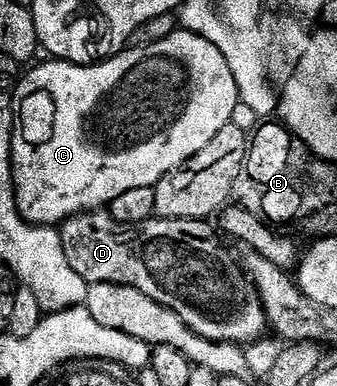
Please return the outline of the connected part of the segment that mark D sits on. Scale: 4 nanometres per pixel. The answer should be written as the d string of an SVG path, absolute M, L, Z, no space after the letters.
M87 212L77 214L74 218L61 223L60 233L64 244L64 256L68 256L72 272L76 272L76 276L80 276L86 283L103 282L136 288L144 292L144 296L152 296L156 304L164 304L164 308L176 312L176 316L180 316L180 320L184 320L184 324L188 324L188 328L192 328L196 336L204 336L204 340L235 344L256 342L268 330L262 301L252 289L235 255L233 258L218 243L219 235L213 225L209 226L210 224L209 221L196 218L155 216L135 226L122 226L109 212Z

